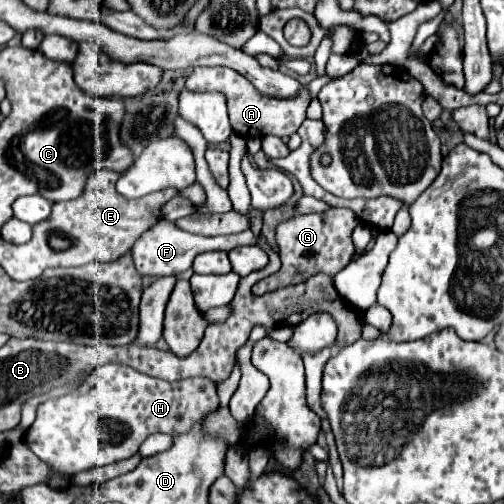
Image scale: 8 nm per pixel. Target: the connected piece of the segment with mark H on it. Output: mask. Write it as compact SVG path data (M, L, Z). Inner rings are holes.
M105 364L71 394L39 404L37 420L27 430L25 444L51 470L73 476L89 468L131 458L151 434L187 434L195 422L217 406L219 396L215 382L209 378L165 382L123 364Z

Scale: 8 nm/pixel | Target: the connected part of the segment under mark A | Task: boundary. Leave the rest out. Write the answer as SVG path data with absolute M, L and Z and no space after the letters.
M195 68L193 74L187 78L187 90L191 92L205 92L205 90L215 90L225 94L227 98L227 108L229 108L229 120L235 130L235 134L243 138L263 138L263 136L279 136L279 138L289 138L305 120L305 110L311 102L307 88L303 88L303 94L299 98L271 98L259 94L251 82L241 76L239 72L231 68Z

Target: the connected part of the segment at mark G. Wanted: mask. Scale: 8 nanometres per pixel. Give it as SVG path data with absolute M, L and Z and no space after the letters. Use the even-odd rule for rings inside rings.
M331 208L323 214L299 214L281 226L277 226L277 242L279 242L279 256L281 256L281 270L277 274L271 274L257 282L253 286L255 296L263 296L267 292L279 290L283 286L295 286L299 282L305 282L307 278L323 272L329 276L335 276L339 270L343 270L353 256L357 254L355 244L351 240L353 228L359 224L355 218L355 212L349 208Z

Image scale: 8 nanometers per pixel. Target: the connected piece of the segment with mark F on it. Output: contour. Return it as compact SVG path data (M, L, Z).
M159 220L151 230L147 230L135 244L133 244L133 262L135 268L145 276L173 276L179 272L185 272L191 268L193 260L197 254L201 252L209 252L209 250L225 250L229 252L231 248L237 248L241 244L255 244L257 238L253 236L251 230L243 232L243 234L235 234L235 236L197 236L197 234L189 234L185 230L181 230L179 226L175 226L175 222L169 220Z

